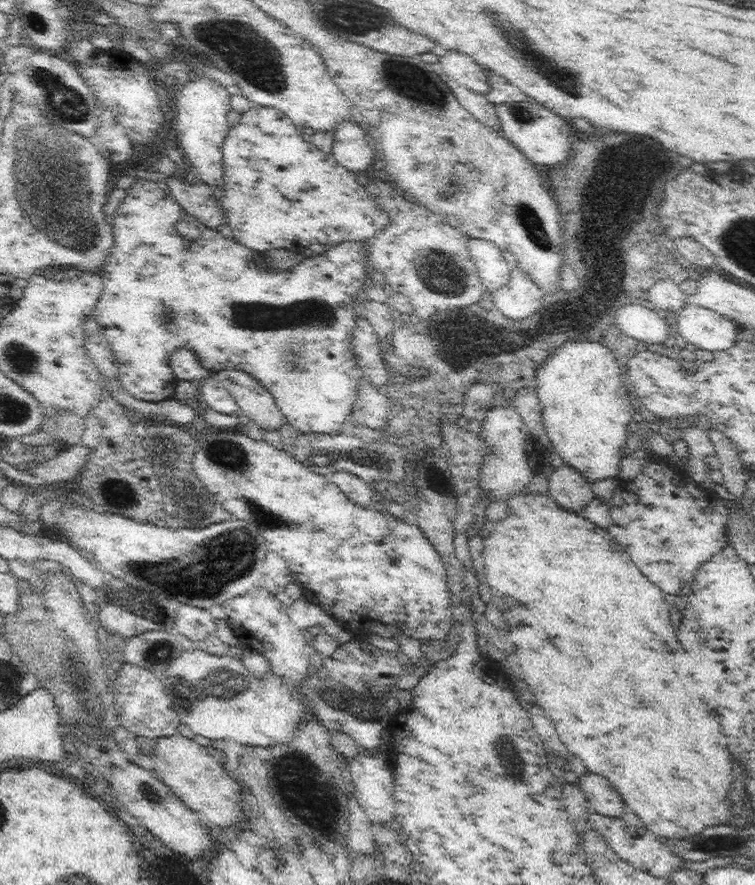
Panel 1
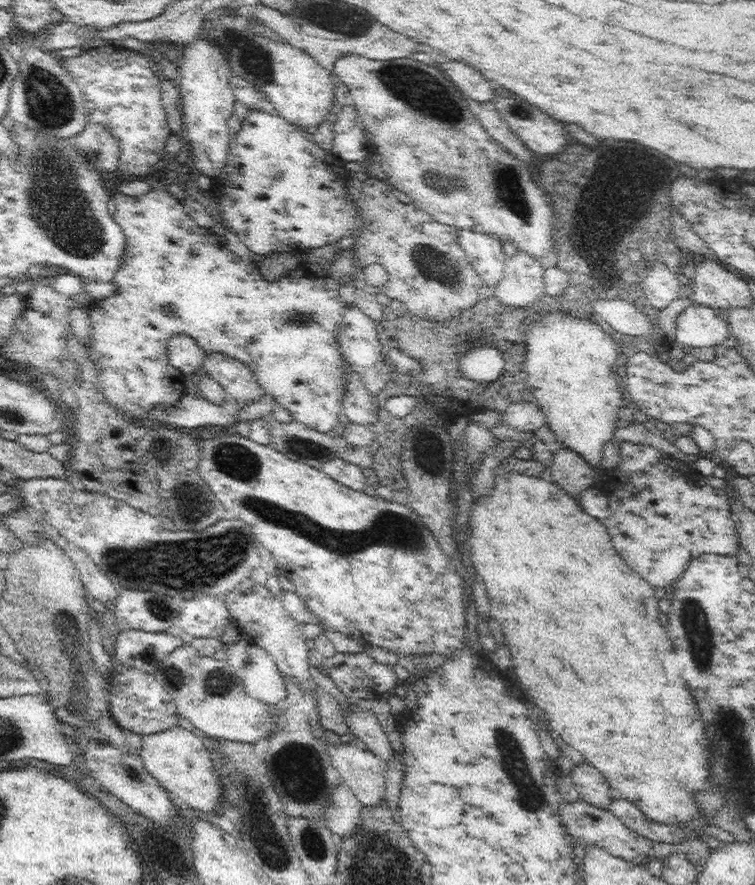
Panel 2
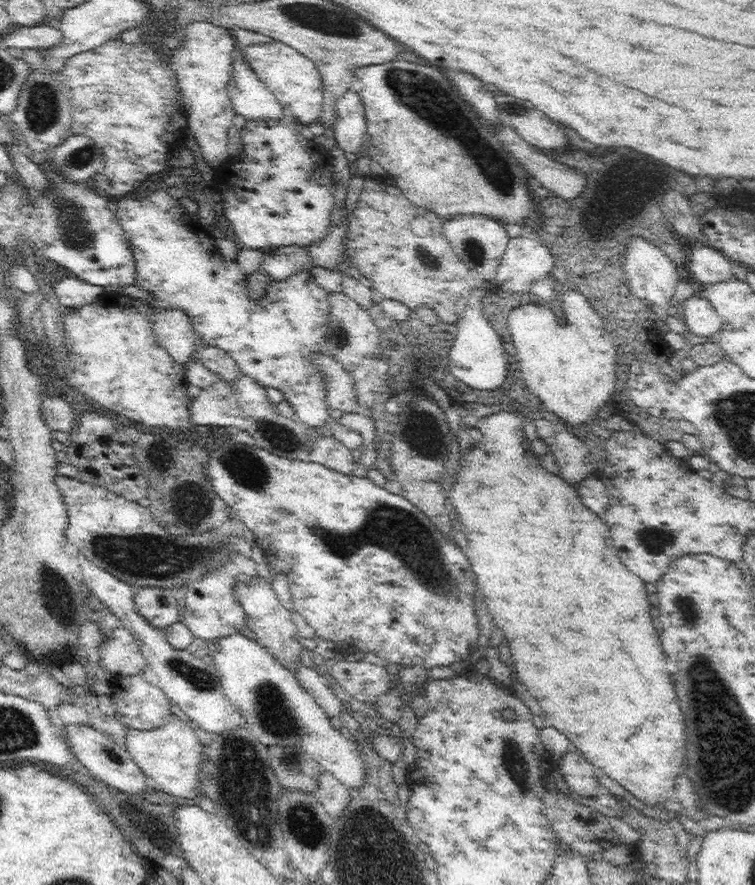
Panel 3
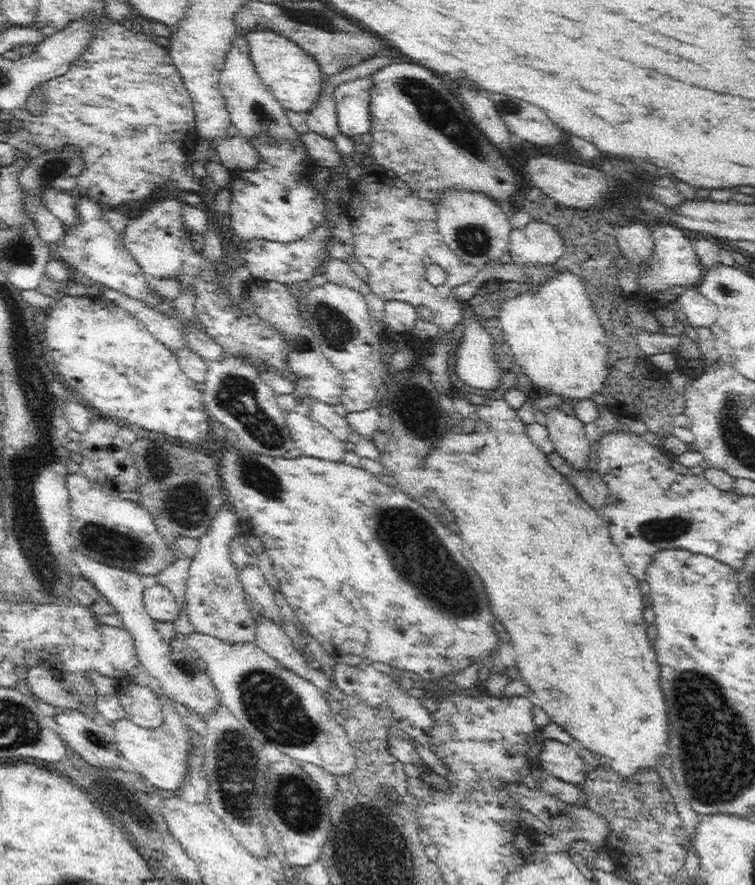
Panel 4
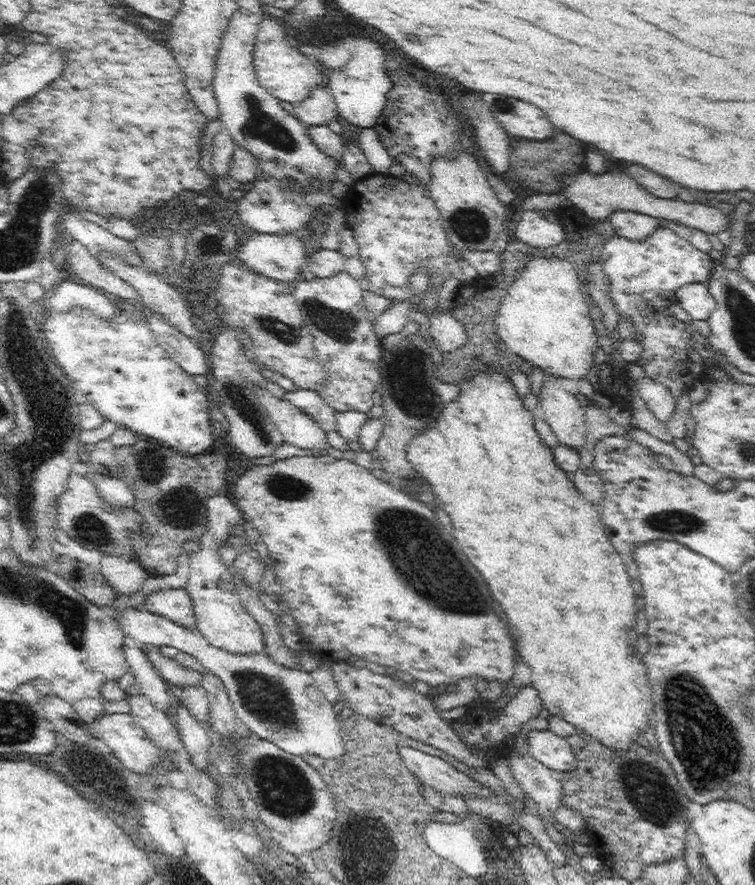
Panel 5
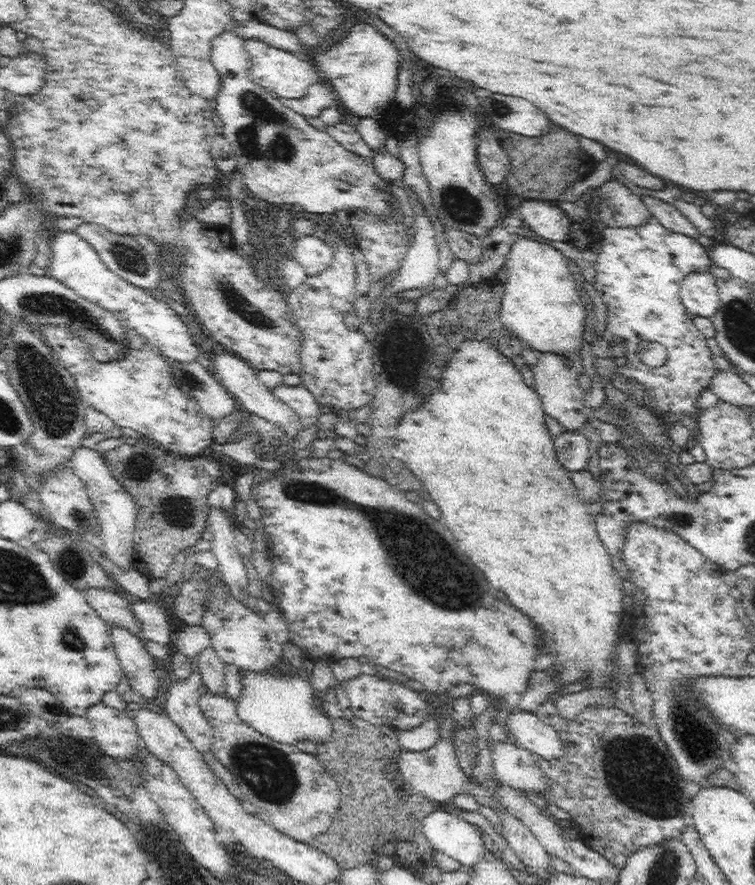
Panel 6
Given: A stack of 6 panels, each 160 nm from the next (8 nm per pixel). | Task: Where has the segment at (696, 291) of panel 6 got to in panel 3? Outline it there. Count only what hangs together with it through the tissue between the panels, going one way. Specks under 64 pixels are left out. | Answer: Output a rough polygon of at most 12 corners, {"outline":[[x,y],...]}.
{"outline":[[697,293],[684,303],[684,324],[694,336],[717,337],[724,324]]}

